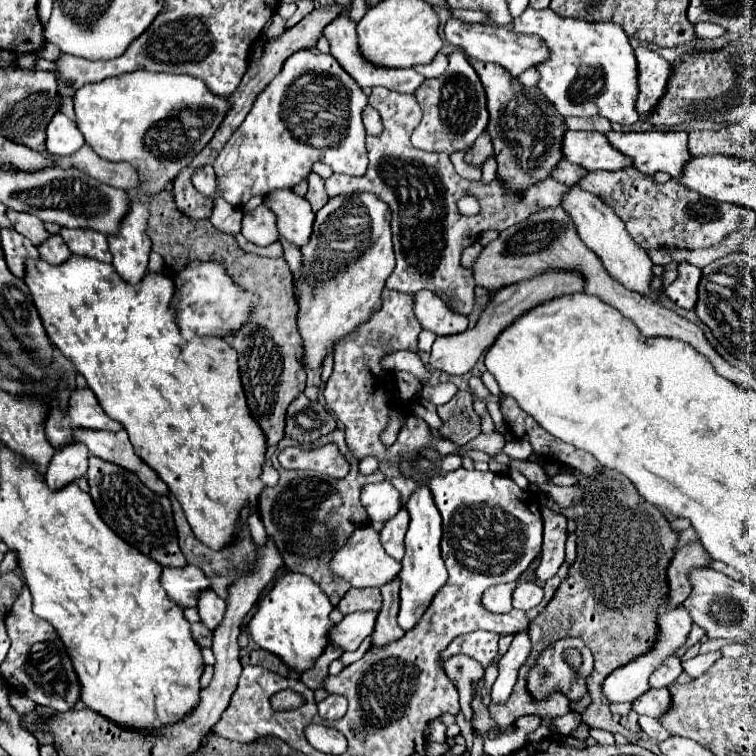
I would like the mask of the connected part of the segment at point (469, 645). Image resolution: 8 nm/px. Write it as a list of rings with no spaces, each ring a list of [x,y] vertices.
[[[469,632],[463,636],[457,636],[441,654],[439,654],[439,668],[443,668],[445,660],[455,656],[455,654],[467,654],[471,658],[475,658],[483,668],[489,668],[497,658],[499,658],[499,650],[497,650],[497,634],[495,632]]]

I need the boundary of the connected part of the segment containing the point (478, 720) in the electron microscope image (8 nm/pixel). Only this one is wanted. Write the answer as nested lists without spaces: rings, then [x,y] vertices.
[[[475,686],[475,698],[473,698],[473,710],[475,710],[475,718],[473,718],[473,730],[479,730],[479,732],[483,732],[485,736],[491,732],[491,730],[495,730],[495,724],[493,724],[493,720],[489,718],[489,712],[487,712],[487,708],[481,704],[481,692],[477,690],[479,686]]]

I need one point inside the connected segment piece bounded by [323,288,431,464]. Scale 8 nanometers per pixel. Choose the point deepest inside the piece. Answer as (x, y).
(359, 394)

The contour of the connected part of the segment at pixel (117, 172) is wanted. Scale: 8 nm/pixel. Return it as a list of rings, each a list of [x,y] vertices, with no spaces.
[[[87,144],[83,148],[77,150],[77,154],[71,156],[55,156],[49,154],[49,158],[53,158],[53,168],[75,168],[85,172],[87,176],[105,182],[113,188],[121,188],[121,190],[131,190],[139,184],[137,172],[127,164],[127,162],[109,162],[99,158]]]

